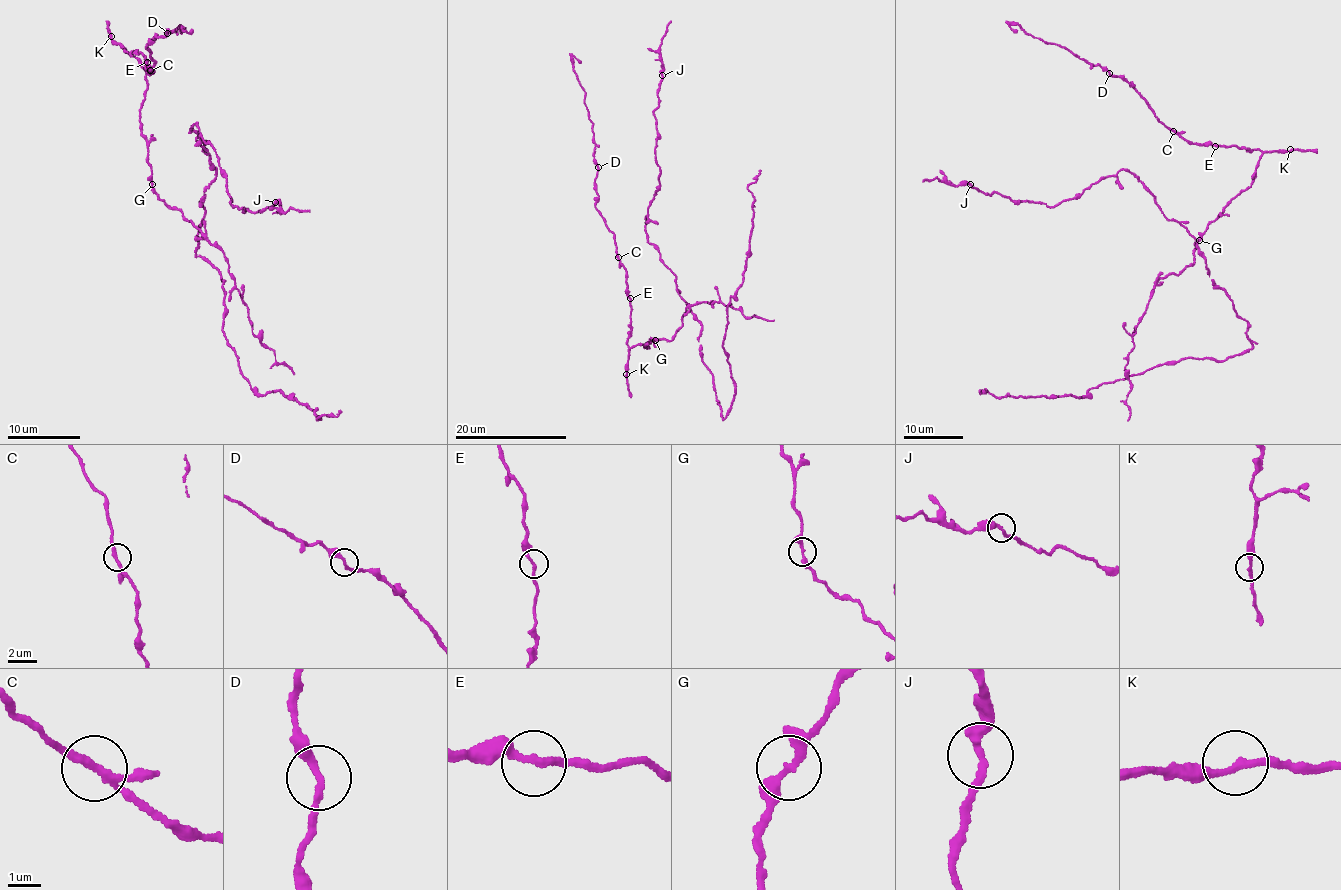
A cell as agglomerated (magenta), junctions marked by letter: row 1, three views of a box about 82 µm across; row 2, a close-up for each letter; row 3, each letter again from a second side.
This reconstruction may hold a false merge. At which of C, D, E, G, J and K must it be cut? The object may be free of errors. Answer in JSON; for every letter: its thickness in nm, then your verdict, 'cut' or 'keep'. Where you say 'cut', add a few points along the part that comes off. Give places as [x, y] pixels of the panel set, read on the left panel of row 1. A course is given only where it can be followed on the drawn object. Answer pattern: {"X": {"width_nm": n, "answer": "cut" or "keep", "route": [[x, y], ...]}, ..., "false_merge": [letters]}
{"C": {"width_nm": 260, "answer": "keep"}, "D": {"width_nm": 240, "answer": "keep"}, "E": {"width_nm": 220, "answer": "keep"}, "G": {"width_nm": 260, "answer": "keep"}, "J": {"width_nm": 280, "answer": "keep"}, "K": {"width_nm": 220, "answer": "keep"}, "false_merge": []}

